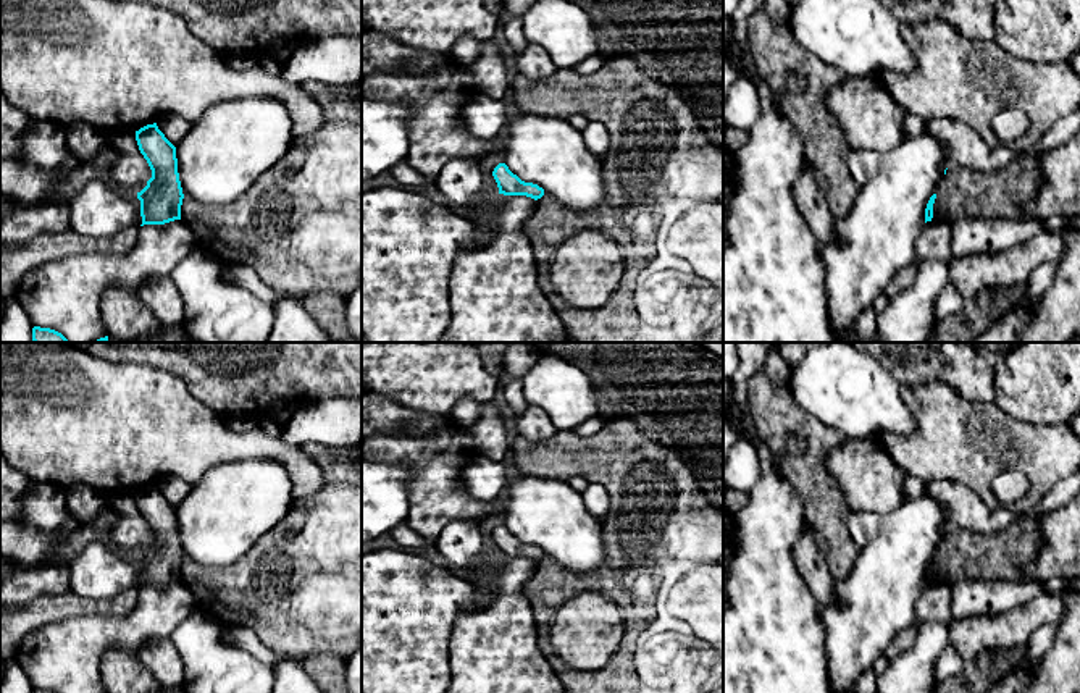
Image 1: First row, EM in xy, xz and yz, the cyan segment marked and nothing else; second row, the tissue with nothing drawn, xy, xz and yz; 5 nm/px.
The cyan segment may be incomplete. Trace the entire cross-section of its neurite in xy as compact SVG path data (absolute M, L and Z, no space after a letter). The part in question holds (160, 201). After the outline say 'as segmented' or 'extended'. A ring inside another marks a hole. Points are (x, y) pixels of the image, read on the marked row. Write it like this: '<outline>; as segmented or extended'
M157 123L136 131L136 141L152 170L147 186L137 192L140 226L181 220L184 194L178 173L176 147L165 137Z; as segmented

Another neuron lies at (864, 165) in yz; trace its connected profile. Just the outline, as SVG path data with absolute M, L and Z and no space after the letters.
M852 150L848 152L848 168L851 171L851 178L864 186L872 178L877 176L880 168L881 153L875 150Z

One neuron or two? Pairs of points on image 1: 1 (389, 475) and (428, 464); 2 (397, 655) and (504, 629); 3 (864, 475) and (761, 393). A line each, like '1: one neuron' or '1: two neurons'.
1: two neurons
2: two neurons
3: two neurons

